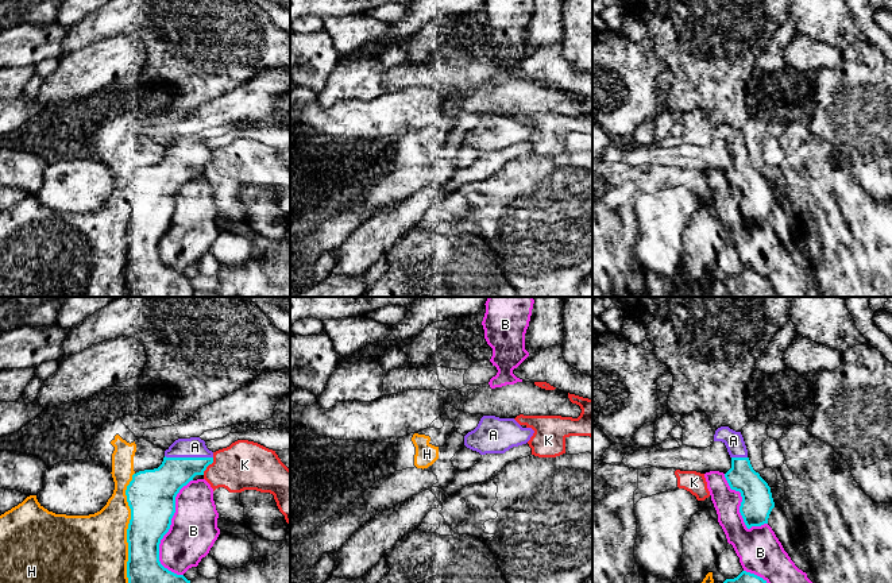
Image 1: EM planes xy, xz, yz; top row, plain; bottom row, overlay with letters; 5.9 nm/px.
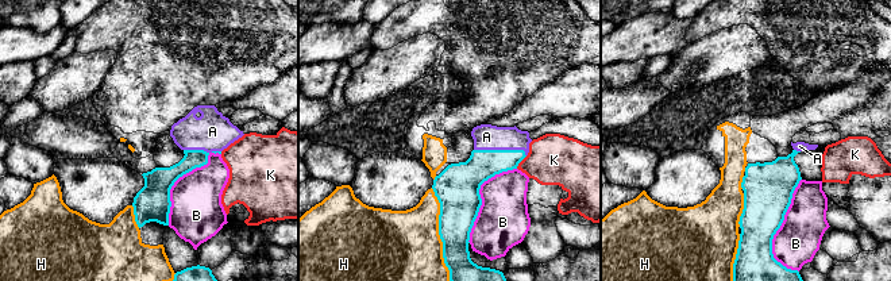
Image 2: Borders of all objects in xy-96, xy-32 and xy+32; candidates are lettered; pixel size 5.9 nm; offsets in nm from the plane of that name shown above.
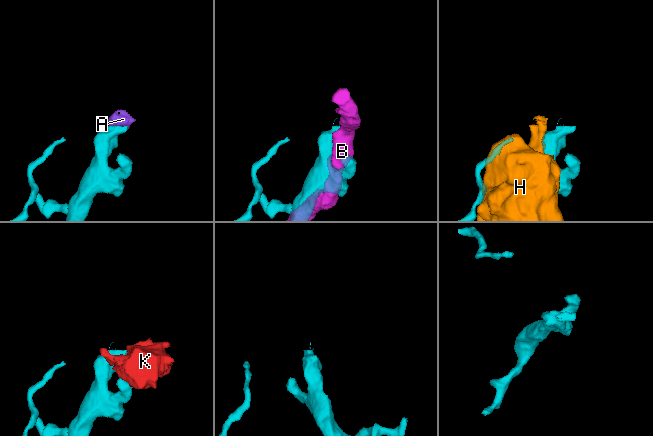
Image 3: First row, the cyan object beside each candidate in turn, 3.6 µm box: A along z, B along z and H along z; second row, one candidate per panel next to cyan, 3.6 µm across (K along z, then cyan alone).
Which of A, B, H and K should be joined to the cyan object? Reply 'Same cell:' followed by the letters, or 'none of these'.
Same cell: A

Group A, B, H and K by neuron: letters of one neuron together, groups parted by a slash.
A / B / H / K

